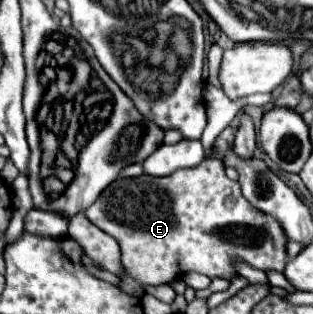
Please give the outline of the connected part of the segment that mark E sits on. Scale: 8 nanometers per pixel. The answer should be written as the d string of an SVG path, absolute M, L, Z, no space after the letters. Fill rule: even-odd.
M202 159L200 165L178 169L166 177L152 177L146 173L132 179L118 177L84 213L96 227L118 241L122 249L122 265L126 269L126 285L130 289L140 285L174 283L192 271L208 275L210 279L222 277L230 281L238 275L234 267L236 259L242 259L260 271L284 271L286 265L286 237L280 223L248 205L240 193L240 183L226 177L220 159Z

